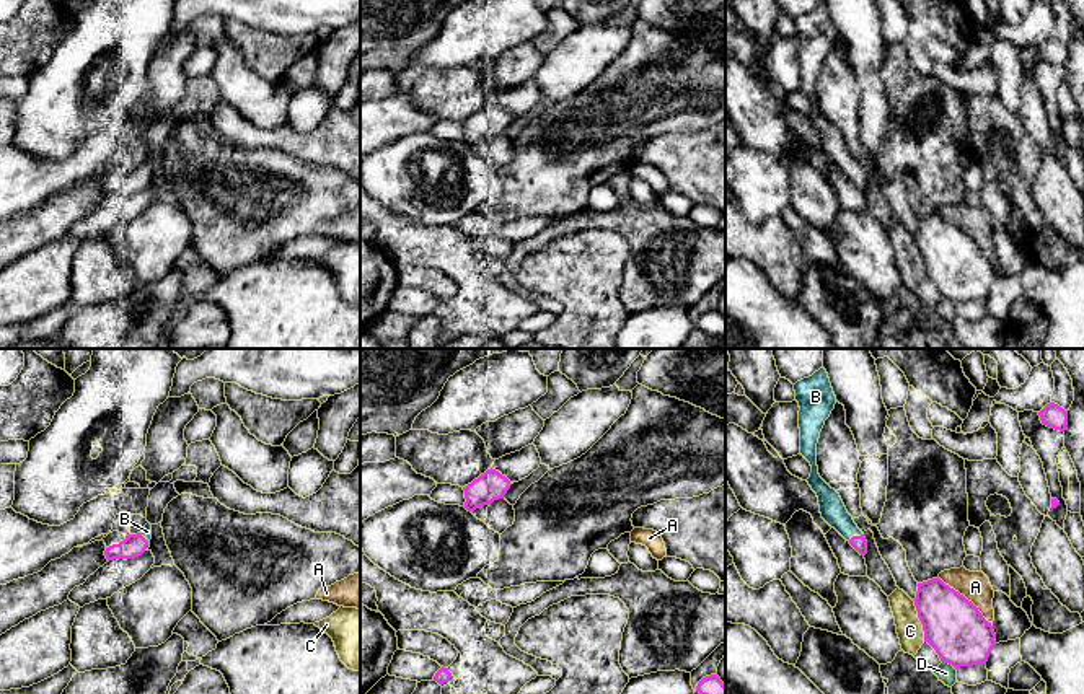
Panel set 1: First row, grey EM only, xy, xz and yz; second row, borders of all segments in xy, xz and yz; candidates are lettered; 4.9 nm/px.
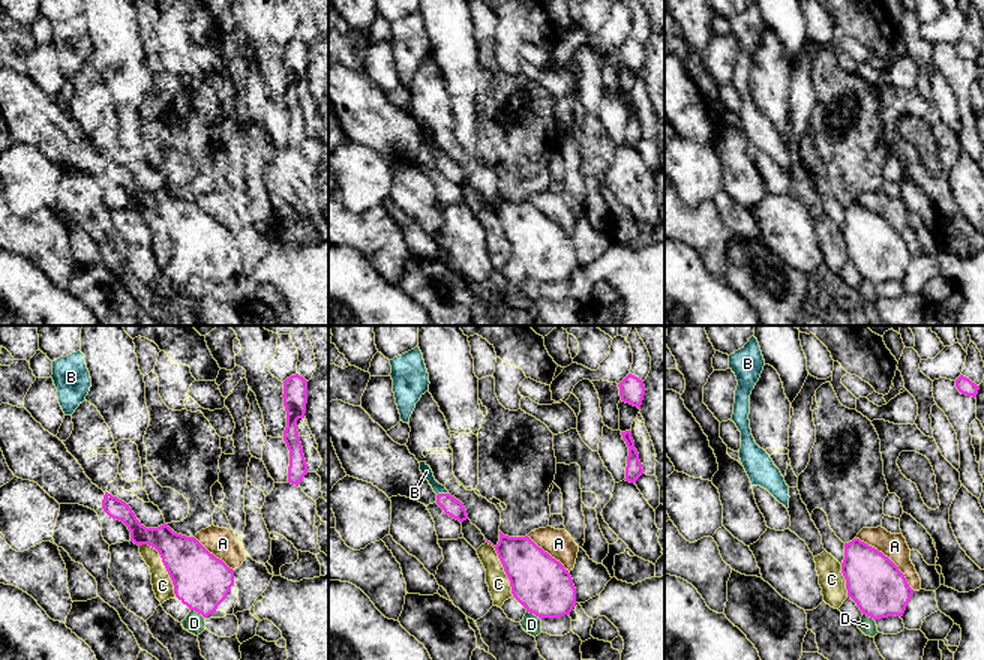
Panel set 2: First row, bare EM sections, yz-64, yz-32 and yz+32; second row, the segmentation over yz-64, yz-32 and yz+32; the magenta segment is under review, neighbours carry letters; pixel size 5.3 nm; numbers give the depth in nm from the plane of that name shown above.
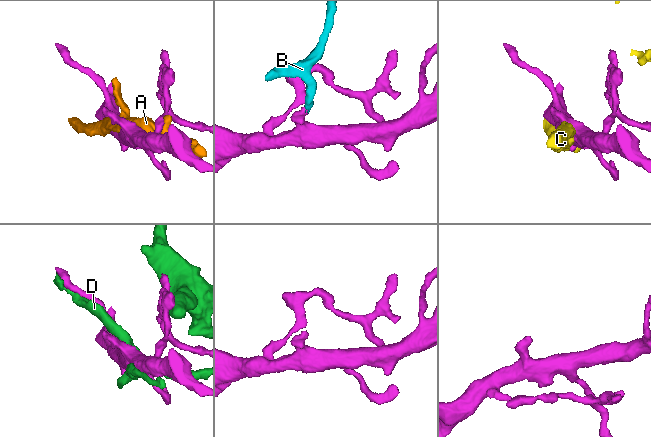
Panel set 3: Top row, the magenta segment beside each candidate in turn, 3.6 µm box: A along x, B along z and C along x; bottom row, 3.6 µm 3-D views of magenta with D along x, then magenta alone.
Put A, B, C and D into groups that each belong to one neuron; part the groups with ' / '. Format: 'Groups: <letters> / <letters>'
Groups: A / B / C / D

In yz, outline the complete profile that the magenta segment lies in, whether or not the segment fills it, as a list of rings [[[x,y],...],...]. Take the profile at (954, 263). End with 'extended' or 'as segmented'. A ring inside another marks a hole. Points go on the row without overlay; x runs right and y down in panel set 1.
[[[939,212],[918,218],[913,235],[928,277],[942,298],[986,300],[996,269],[978,243]]]; as segmented

